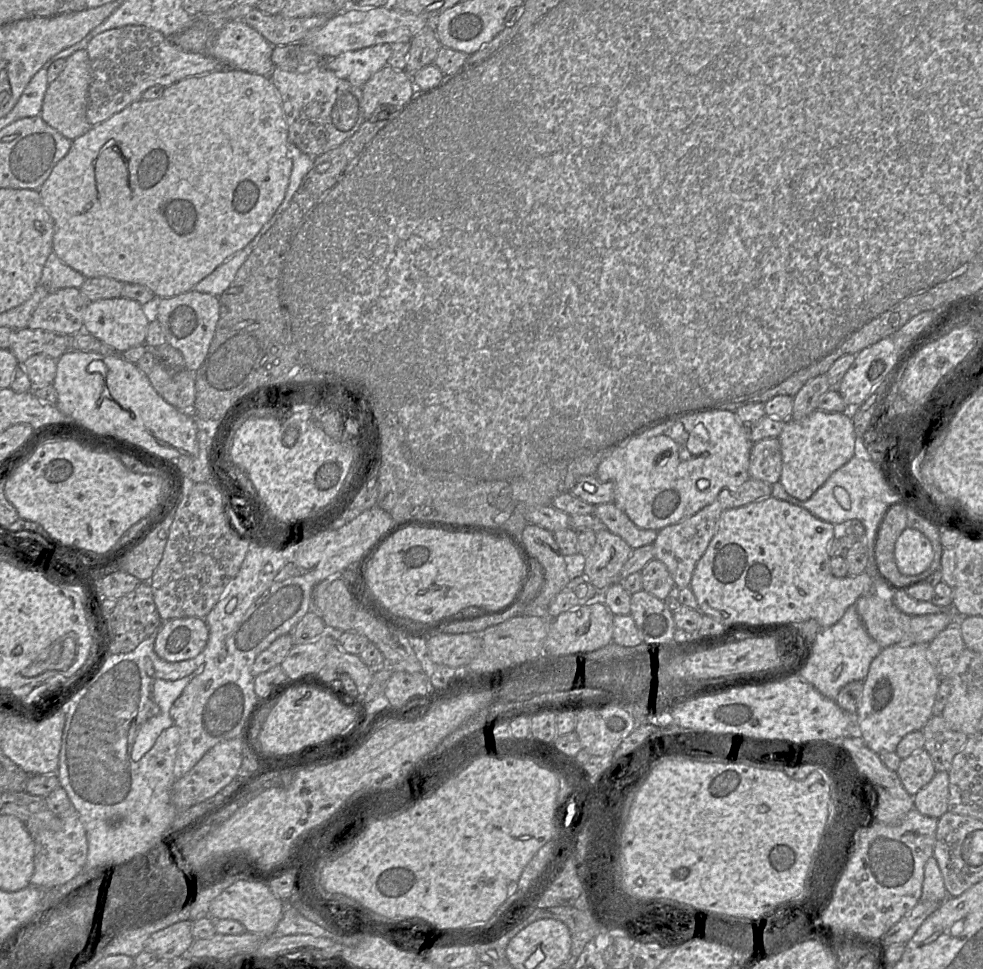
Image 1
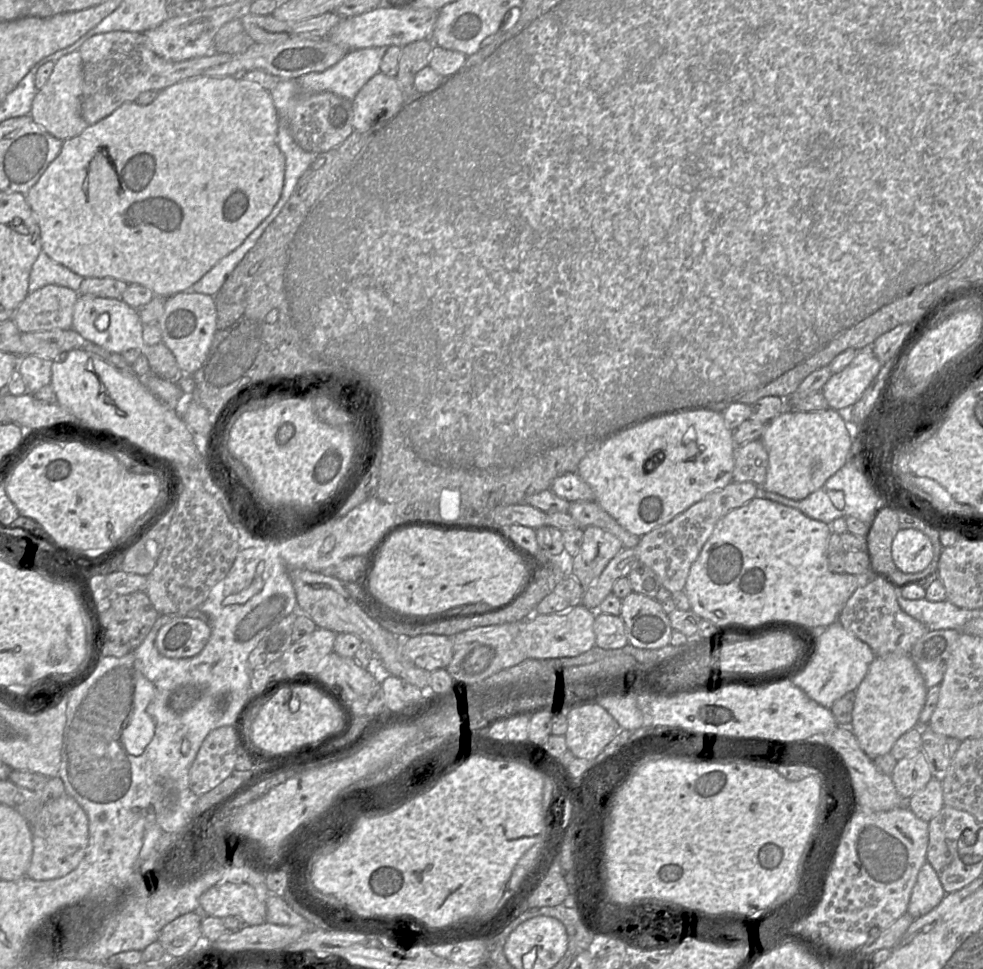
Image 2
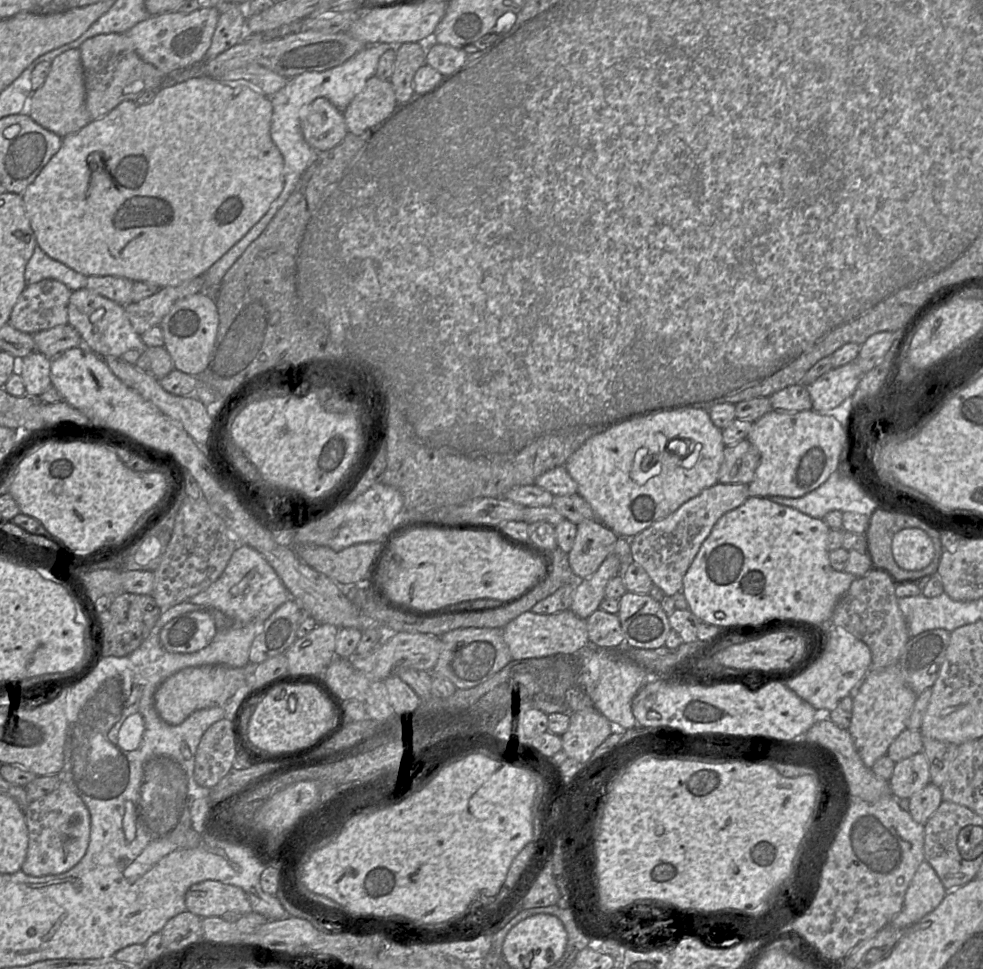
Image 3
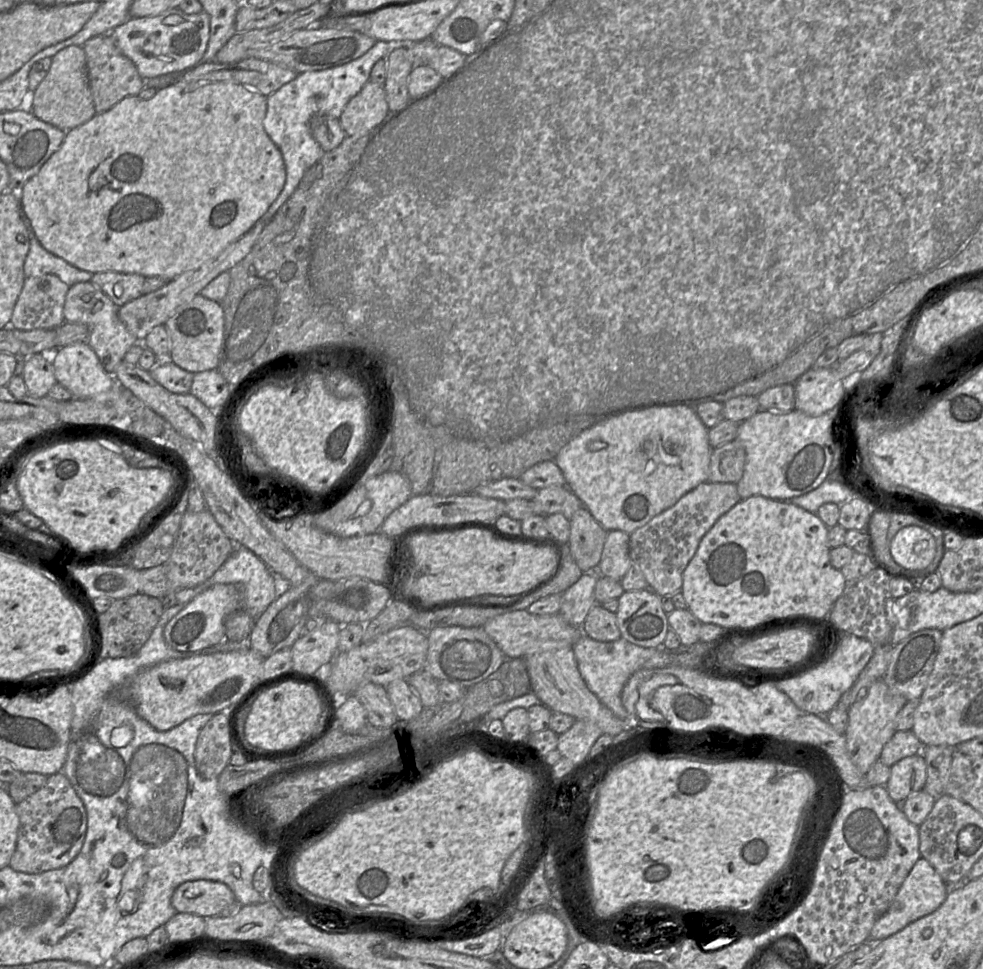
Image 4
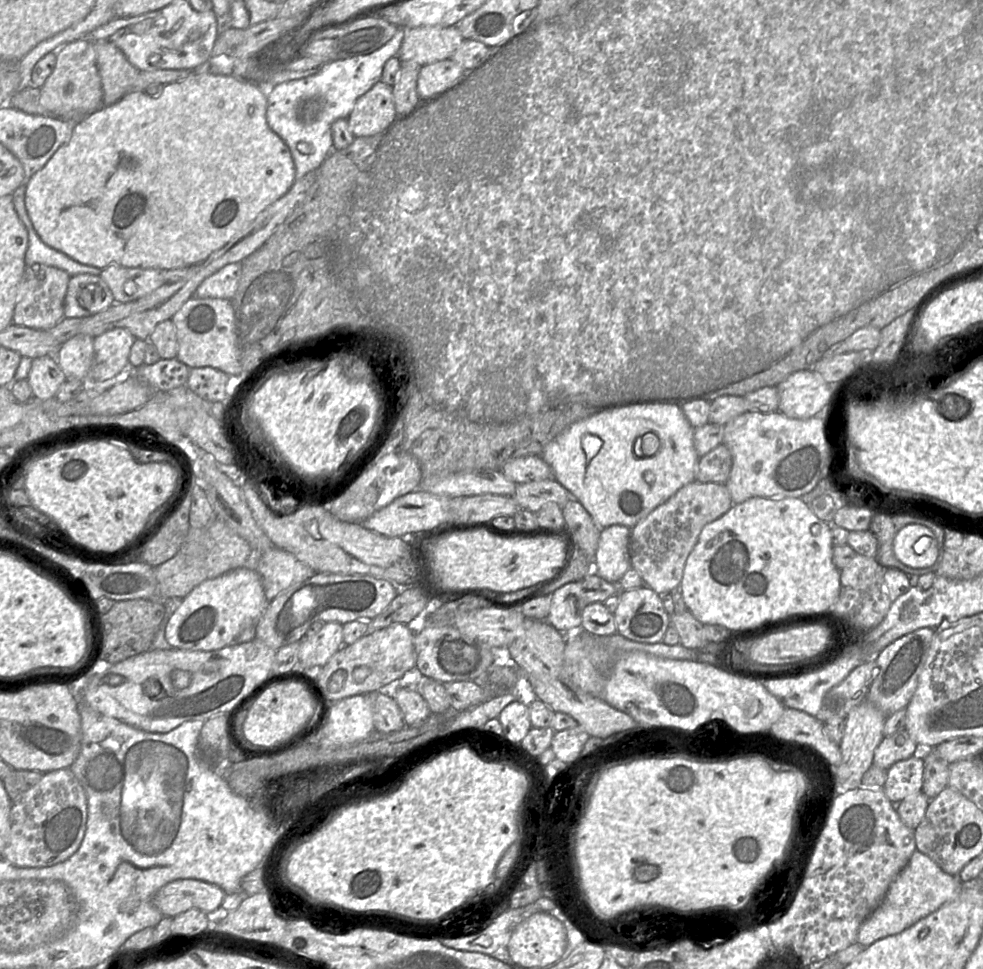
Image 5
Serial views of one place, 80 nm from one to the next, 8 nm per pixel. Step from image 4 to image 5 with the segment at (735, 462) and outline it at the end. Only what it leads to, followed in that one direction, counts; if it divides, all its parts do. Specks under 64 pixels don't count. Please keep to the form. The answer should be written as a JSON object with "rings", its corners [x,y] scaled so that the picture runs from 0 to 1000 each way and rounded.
{"rings":[[[732,458],[711,473],[708,479],[707,496],[738,499],[744,483],[745,470],[737,458]]]}

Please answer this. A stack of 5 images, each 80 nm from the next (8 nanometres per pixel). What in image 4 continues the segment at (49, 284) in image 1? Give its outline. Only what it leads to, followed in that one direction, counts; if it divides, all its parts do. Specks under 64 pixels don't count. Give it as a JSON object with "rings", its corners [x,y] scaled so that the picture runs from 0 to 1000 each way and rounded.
{"rings":[[[24,224],[24,228],[31,245],[31,258],[24,271],[26,287],[53,283],[70,296],[93,289],[95,282],[82,279],[47,258],[39,248],[31,227]]]}

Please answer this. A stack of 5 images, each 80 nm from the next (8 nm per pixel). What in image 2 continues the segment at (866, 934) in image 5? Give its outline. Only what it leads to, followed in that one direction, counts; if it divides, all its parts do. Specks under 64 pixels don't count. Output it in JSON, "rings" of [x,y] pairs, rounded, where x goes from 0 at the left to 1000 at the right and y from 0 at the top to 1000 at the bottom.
{"rings":[[[942,889],[936,896],[928,916],[923,942],[933,948],[955,934],[961,924],[952,899]]]}

